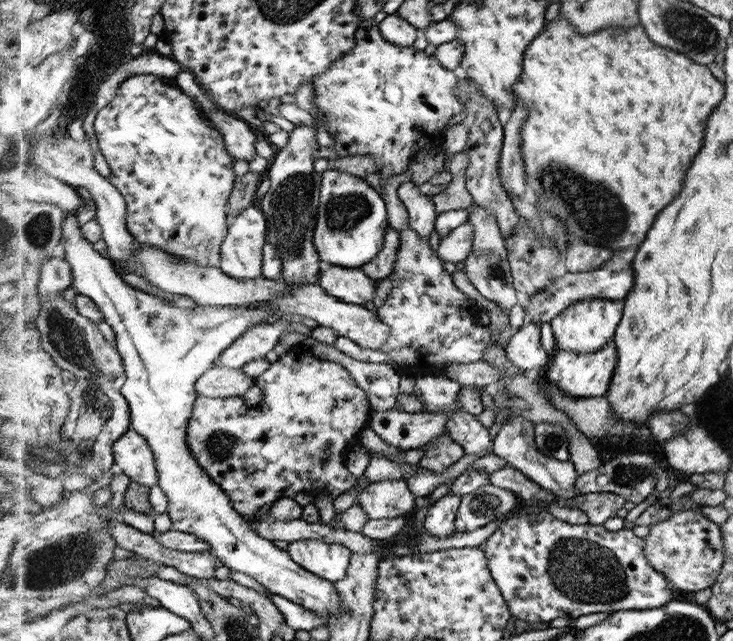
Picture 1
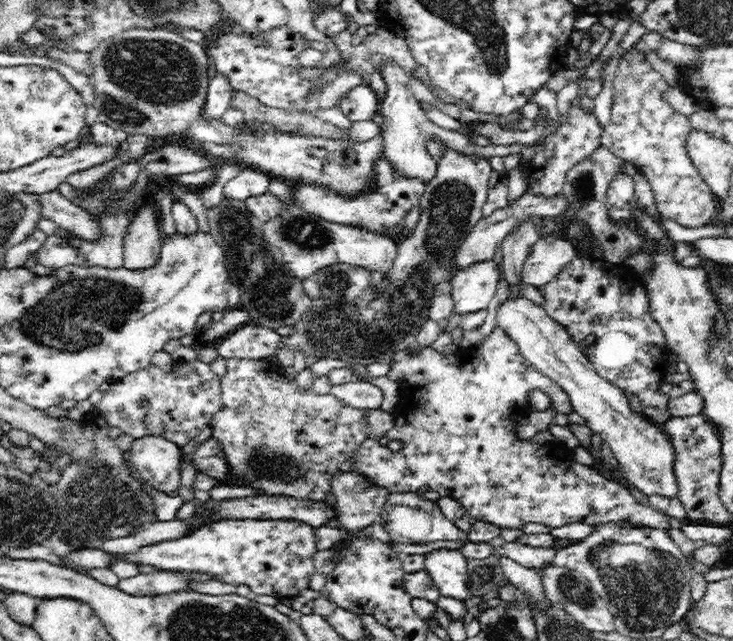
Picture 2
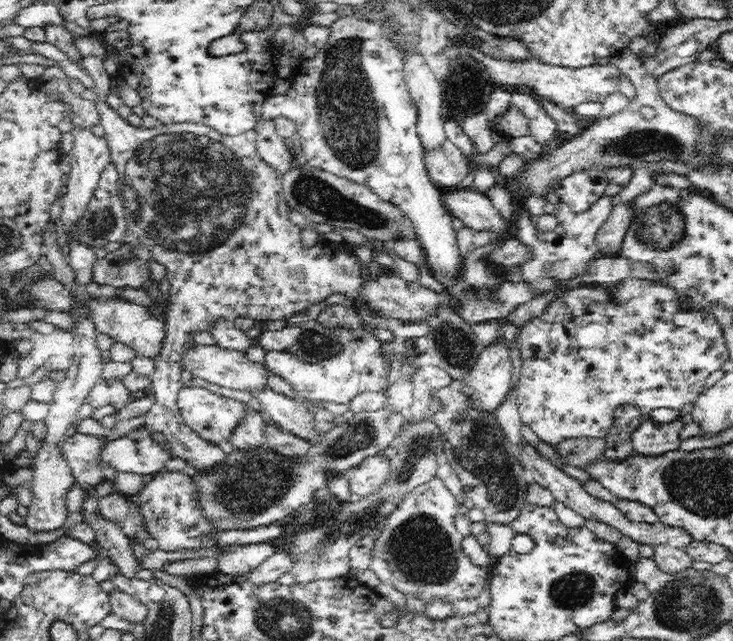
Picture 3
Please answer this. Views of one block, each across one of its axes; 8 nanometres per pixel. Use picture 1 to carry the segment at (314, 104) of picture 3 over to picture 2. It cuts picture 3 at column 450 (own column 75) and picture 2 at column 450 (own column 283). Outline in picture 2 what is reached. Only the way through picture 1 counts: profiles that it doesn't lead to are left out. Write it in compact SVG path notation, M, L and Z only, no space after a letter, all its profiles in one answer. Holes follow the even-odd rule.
M437 549L425 554L424 568L439 594L466 601L470 598L467 586L467 558L458 549Z

